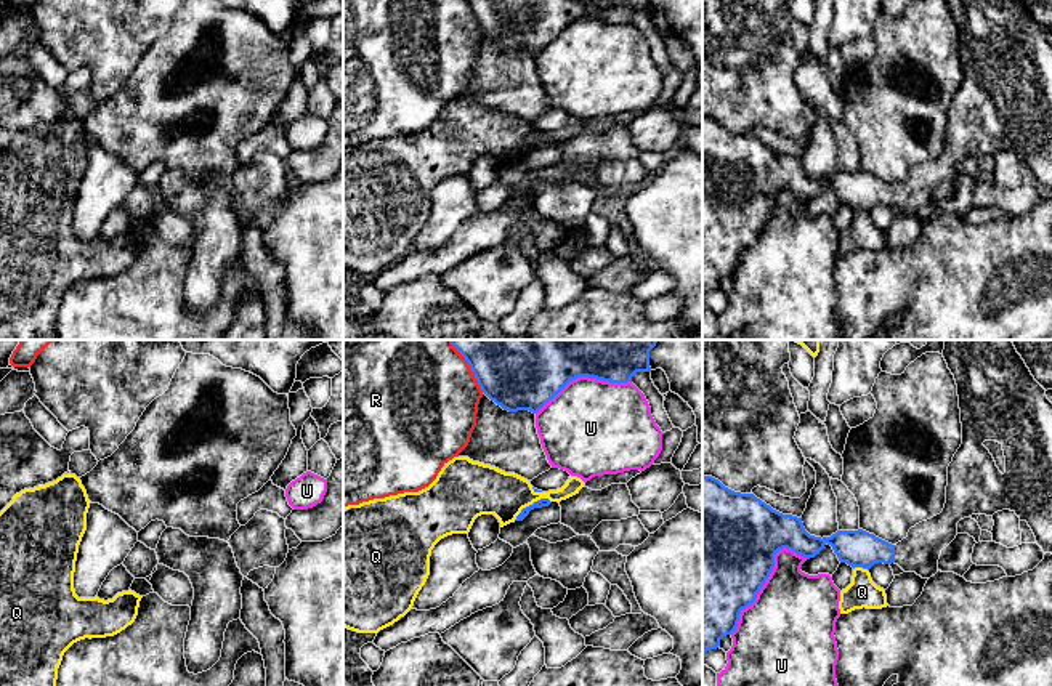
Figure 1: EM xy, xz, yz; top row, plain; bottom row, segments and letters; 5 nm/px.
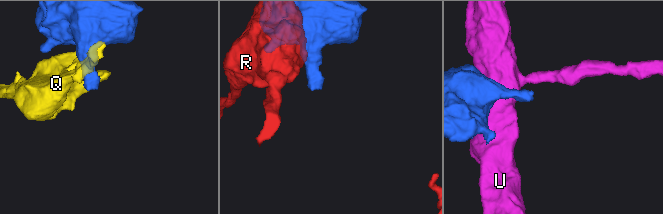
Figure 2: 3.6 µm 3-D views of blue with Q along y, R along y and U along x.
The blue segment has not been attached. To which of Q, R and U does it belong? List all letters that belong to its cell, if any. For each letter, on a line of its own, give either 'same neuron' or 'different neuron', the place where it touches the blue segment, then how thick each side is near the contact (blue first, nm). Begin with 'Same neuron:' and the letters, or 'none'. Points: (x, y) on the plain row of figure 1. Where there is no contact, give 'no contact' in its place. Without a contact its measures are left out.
Same neuron: none
Q: different neuron; contact xz (533, 145); calibres 50 and 240 nm
R: different neuron; contact xz (473, 15); calibres 260 and 440 nm
U: different neuron; contact yz (765, 221); calibres 500 and 440 nm

